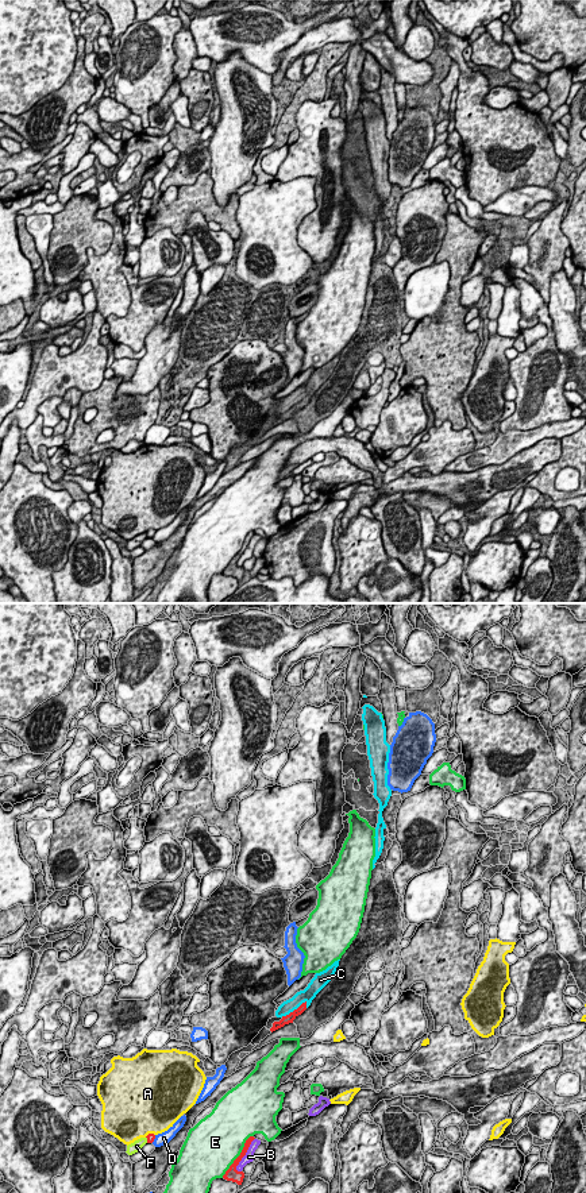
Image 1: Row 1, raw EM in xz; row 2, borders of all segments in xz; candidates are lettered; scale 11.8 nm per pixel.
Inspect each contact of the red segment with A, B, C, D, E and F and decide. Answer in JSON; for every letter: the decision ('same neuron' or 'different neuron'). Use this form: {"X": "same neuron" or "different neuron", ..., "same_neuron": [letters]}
{"A": "different neuron", "B": "different neuron", "C": "same neuron", "D": "different neuron", "E": "different neuron", "F": "different neuron", "same_neuron": ["C"]}

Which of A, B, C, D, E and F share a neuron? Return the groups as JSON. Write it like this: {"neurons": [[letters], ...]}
{"neurons": [["A"], ["B"], ["C"], ["D"], ["E"], ["F"]]}

